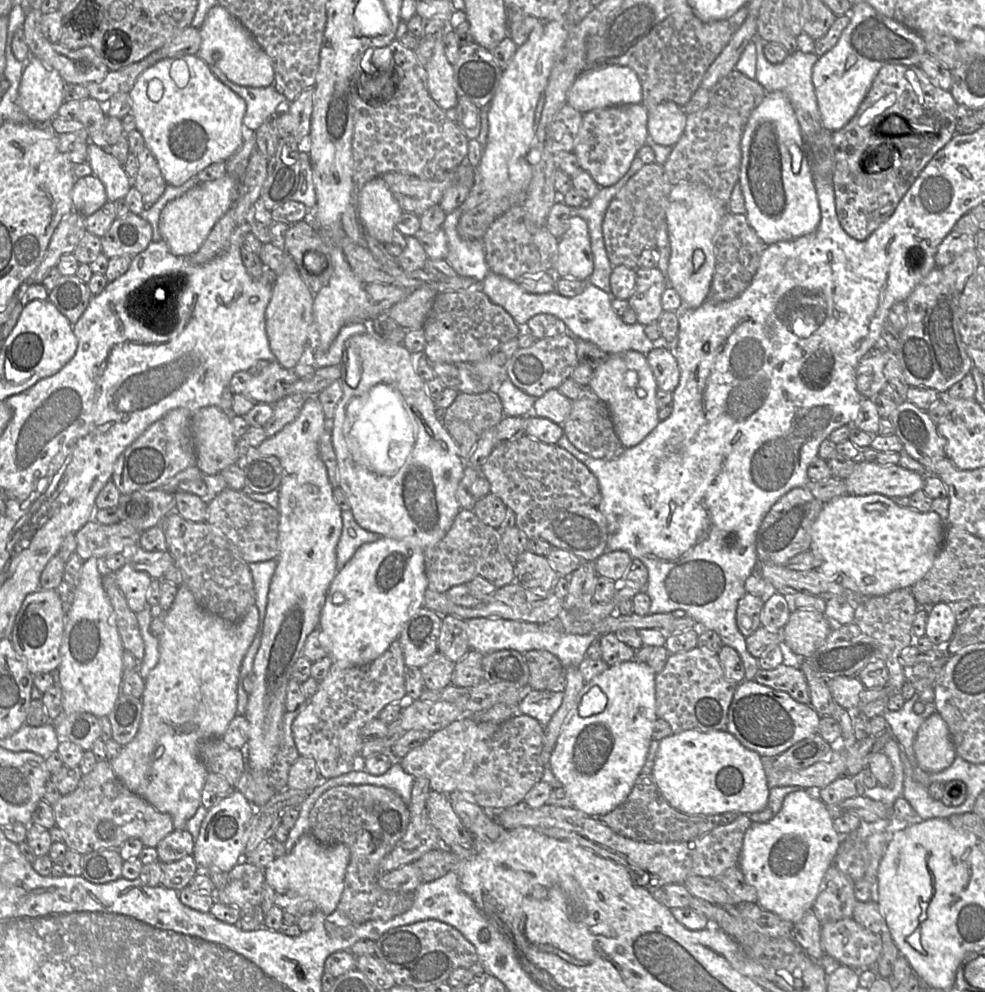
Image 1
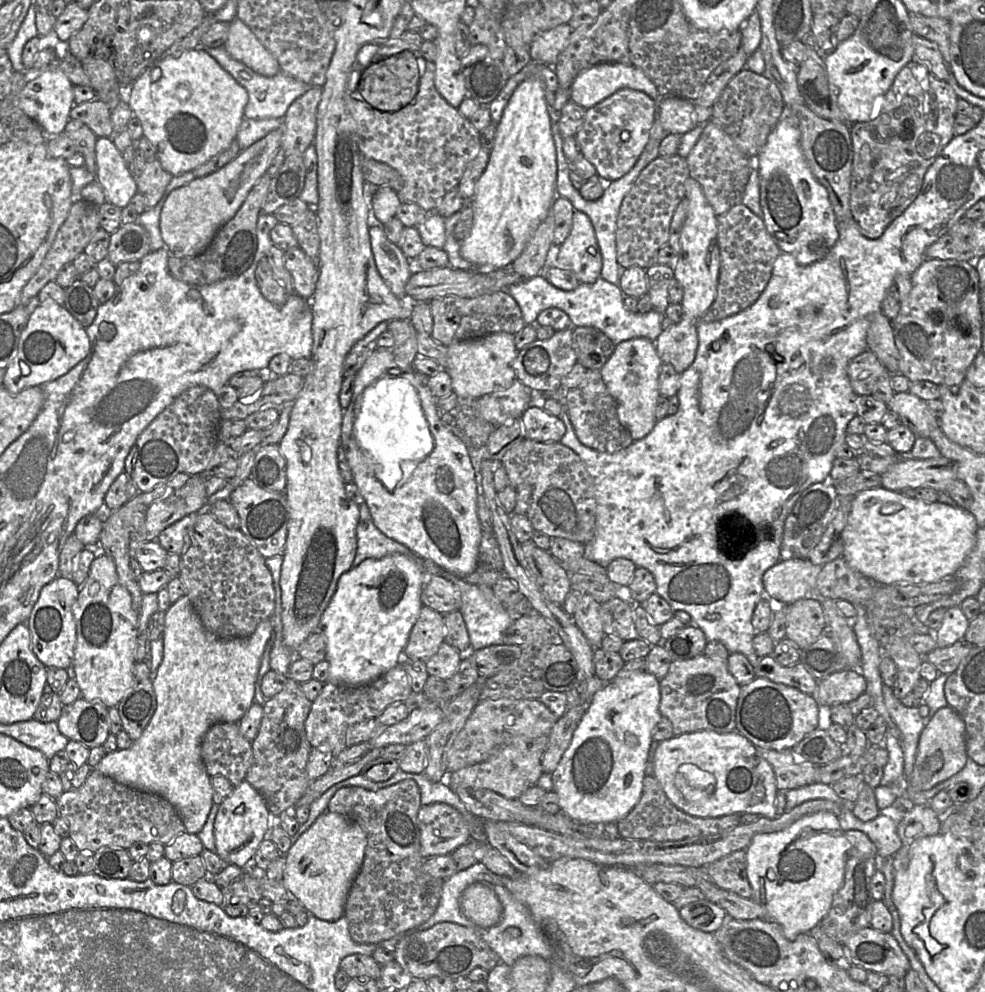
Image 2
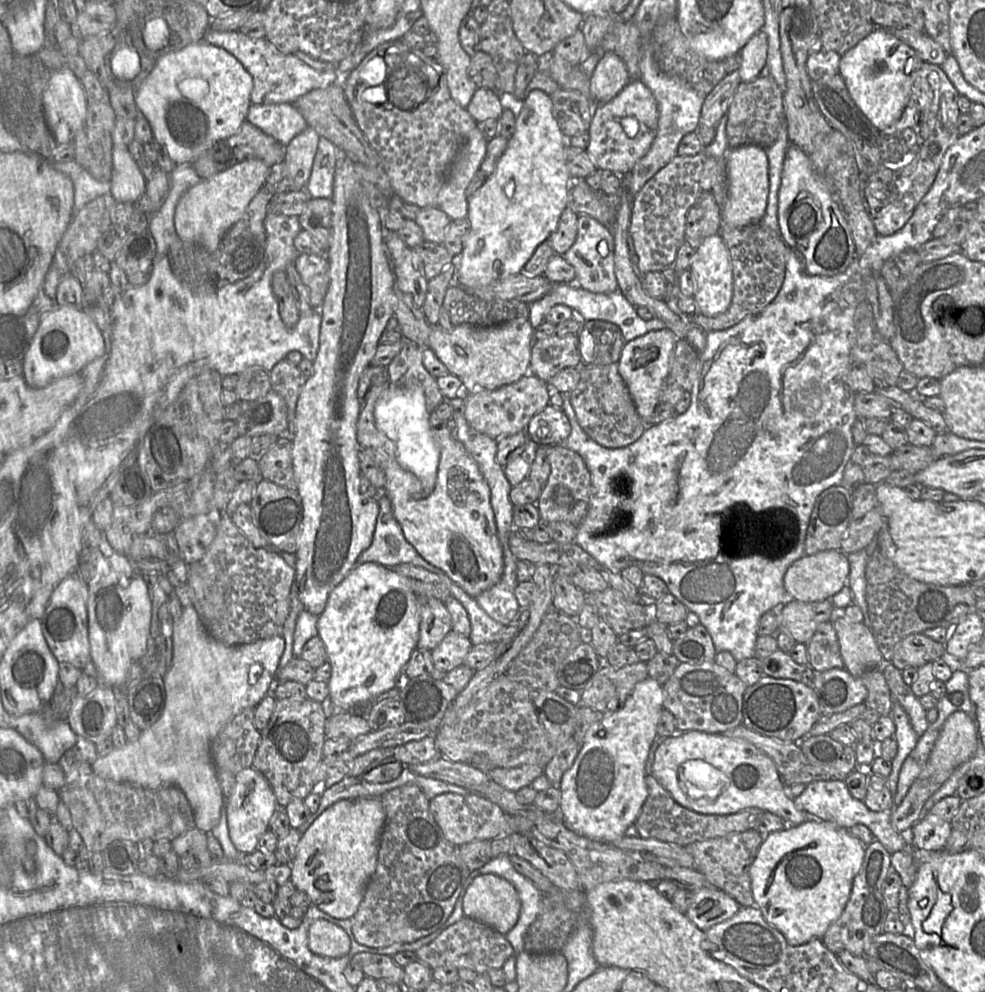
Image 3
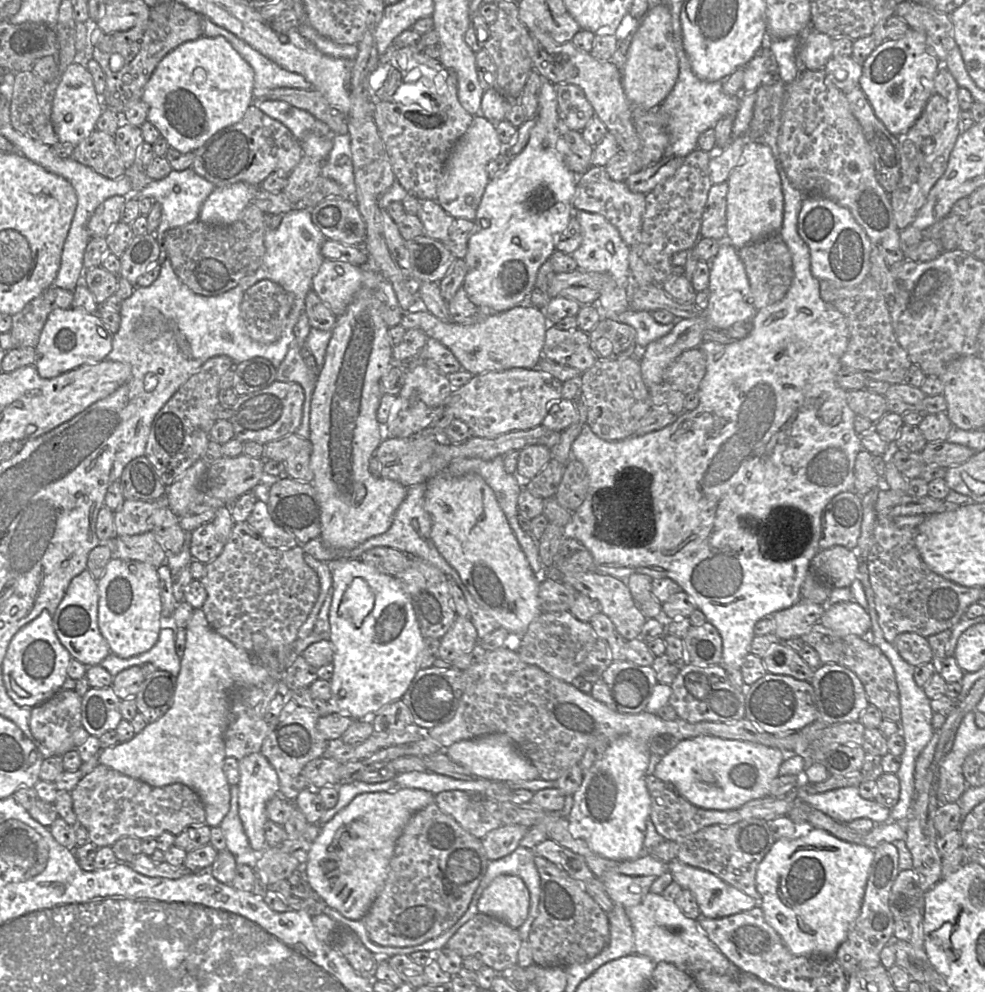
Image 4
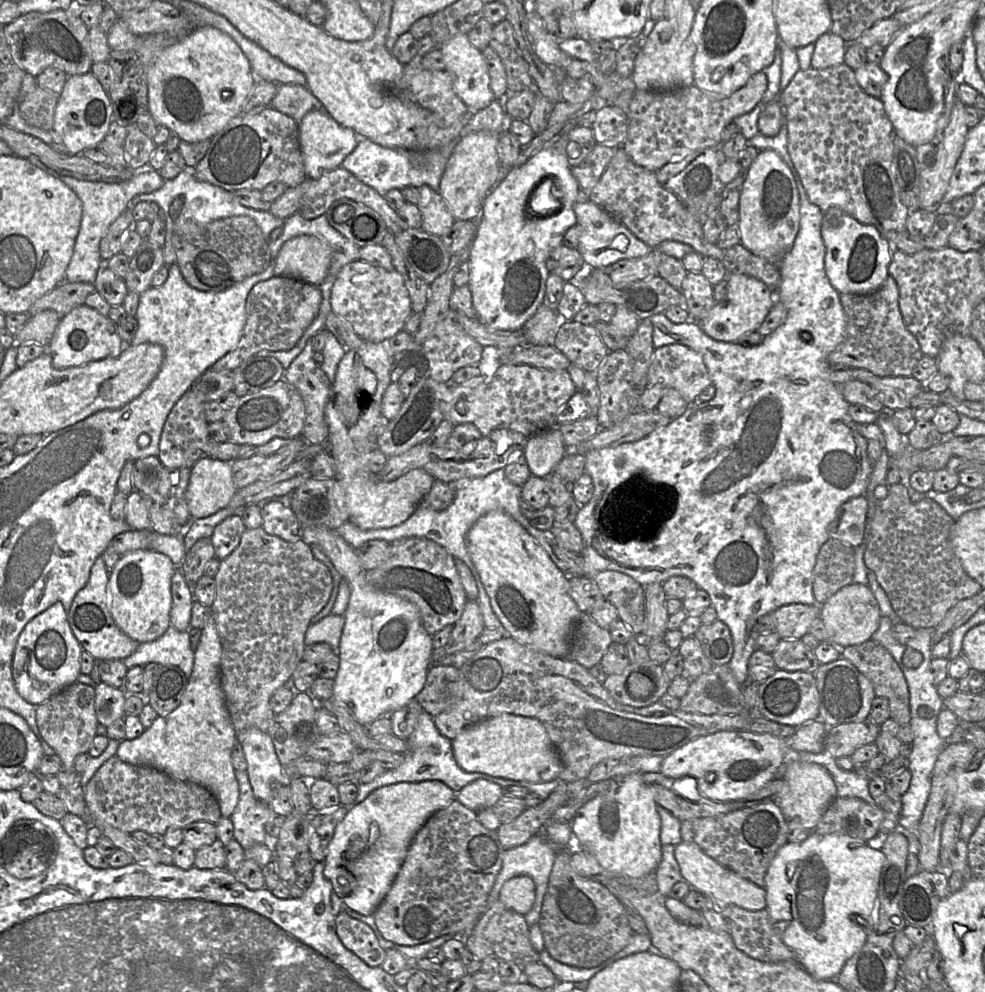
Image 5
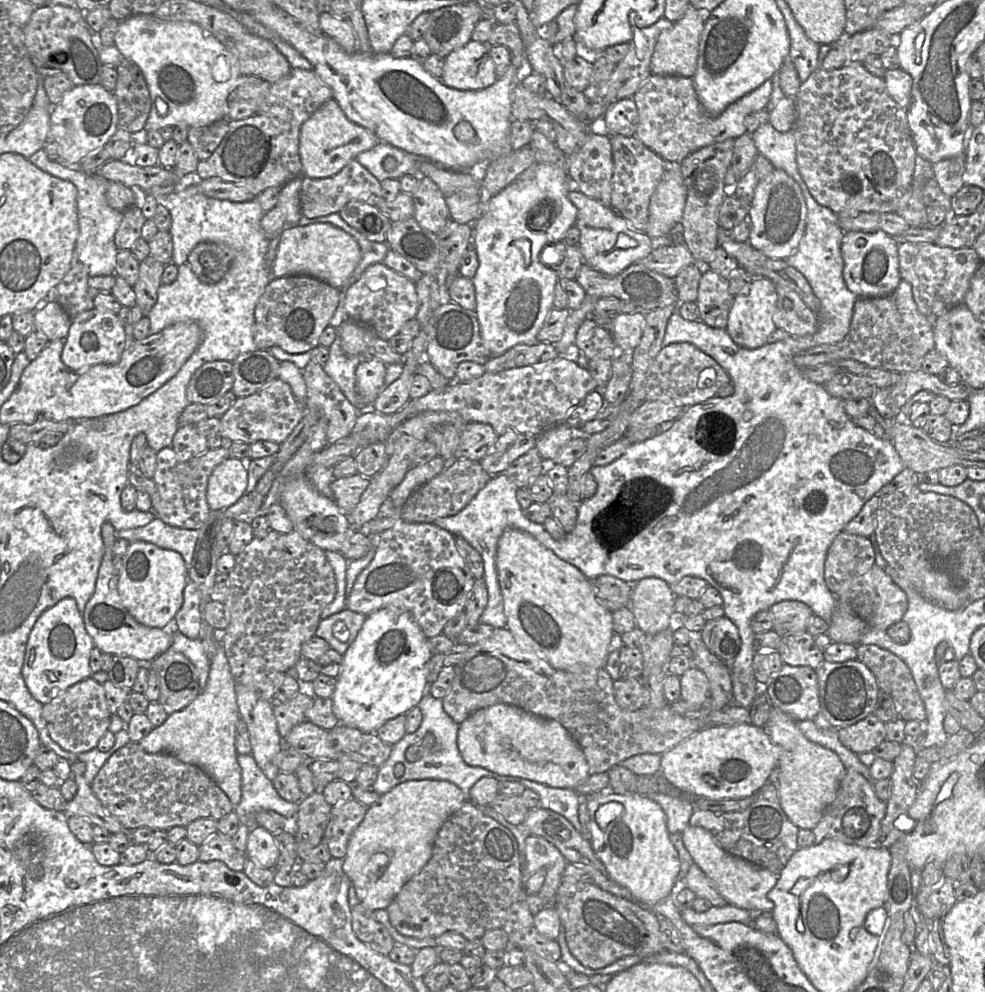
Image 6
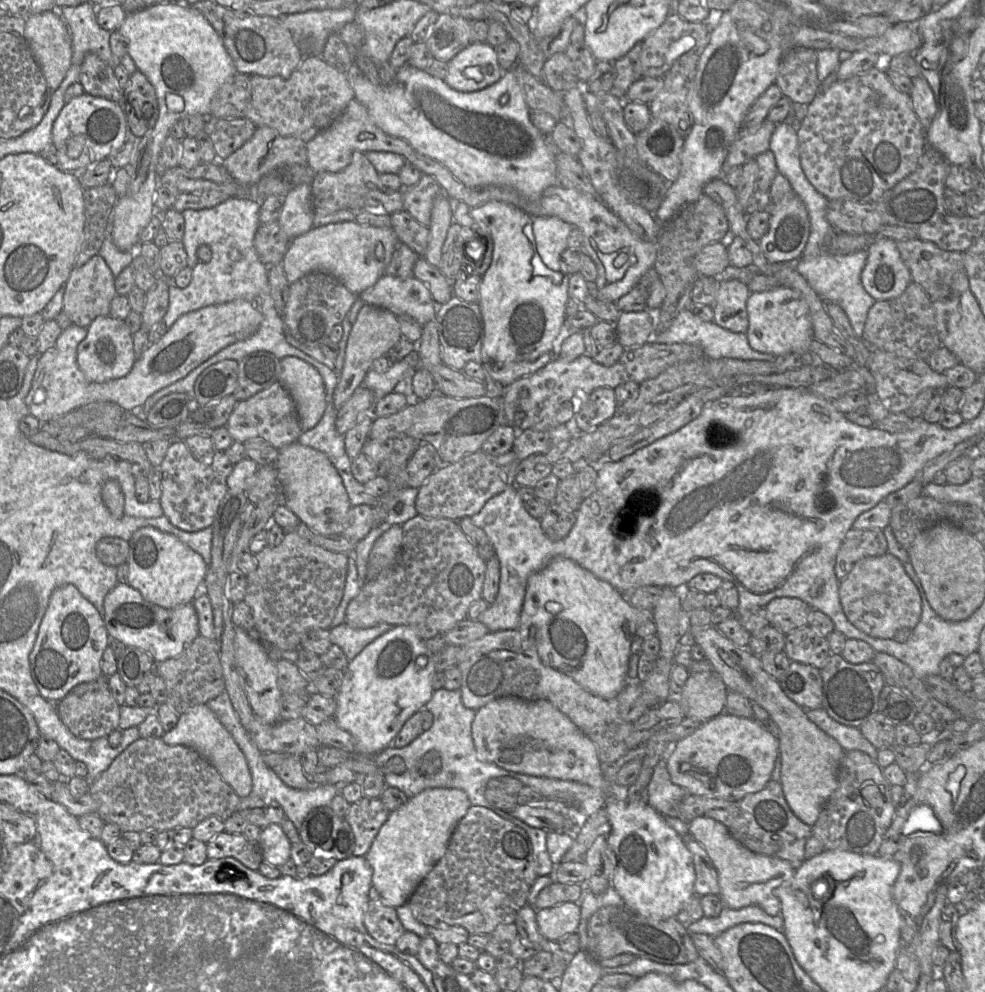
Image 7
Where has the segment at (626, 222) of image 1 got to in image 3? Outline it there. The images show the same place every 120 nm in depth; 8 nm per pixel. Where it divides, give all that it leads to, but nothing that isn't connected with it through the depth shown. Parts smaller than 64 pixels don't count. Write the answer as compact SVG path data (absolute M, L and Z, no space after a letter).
M701 154L677 155L646 182L634 197L629 234L640 274L662 272L674 264L679 248L685 243L687 213L702 192L700 177L704 161Z

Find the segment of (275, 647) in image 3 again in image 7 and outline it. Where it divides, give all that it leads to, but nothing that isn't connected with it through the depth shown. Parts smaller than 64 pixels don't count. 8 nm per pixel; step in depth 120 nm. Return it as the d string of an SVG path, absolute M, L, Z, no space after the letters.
M206 704L197 705L181 714L177 725L165 732L161 738L168 745L183 745L196 750L218 770L240 798L250 795L253 784L245 755L229 731Z

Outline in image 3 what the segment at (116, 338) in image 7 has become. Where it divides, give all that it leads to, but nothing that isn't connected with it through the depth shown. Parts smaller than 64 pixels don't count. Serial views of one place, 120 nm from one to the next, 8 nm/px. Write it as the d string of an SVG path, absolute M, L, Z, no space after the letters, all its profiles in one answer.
M58 305L40 317L38 329L22 361L23 375L28 386L45 387L57 379L79 373L104 352L102 331L92 318L79 309Z

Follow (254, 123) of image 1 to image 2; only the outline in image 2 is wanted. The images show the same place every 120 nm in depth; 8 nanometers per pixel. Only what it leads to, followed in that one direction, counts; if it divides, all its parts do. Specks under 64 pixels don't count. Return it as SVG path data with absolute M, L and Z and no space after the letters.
M223 46L207 49L207 52L247 90L249 100L244 111L245 118L283 118L290 105L311 88L306 83L288 76L282 71L272 77L260 75L242 62L233 59Z

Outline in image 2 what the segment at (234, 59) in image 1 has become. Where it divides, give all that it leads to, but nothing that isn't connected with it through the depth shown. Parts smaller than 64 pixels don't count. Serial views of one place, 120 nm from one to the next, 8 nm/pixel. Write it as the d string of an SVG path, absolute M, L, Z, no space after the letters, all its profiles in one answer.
M237 17L229 23L223 47L233 59L242 62L260 75L272 77L280 71L277 59Z

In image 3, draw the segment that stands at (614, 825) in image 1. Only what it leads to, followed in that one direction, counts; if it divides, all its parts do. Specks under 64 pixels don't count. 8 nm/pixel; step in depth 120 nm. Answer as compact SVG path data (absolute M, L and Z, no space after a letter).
M646 775L645 782L648 796L633 825L637 836L643 839L656 839L685 847L696 841L756 829L764 813L764 811L759 808L747 808L737 813L727 815L696 813L678 804L653 775Z

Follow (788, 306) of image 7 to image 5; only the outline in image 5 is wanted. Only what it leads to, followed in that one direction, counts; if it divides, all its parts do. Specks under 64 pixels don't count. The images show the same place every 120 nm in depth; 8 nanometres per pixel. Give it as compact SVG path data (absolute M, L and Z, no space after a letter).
M729 273L725 279L727 291L724 298L710 310L708 315L697 321L701 329L711 338L738 343L746 334L756 332L774 305L774 291L763 281L739 273Z

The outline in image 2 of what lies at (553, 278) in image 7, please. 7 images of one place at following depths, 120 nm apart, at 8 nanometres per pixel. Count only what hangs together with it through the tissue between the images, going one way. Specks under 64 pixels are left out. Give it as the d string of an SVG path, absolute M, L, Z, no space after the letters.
M527 79L515 89L500 121L496 125L493 148L473 197L468 201L473 211L473 224L460 247L461 256L477 269L511 268L521 255L539 224L547 217L556 198L557 157L543 83Z

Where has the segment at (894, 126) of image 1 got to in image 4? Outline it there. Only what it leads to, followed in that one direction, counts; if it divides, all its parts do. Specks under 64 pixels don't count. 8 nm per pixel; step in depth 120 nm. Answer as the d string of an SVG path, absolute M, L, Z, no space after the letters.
M944 66L940 67L935 76L933 93L920 117L906 133L896 136L902 148L901 178L889 196L899 230L911 225L925 204L931 188L947 168L951 151L961 134L958 90L959 86L952 74Z

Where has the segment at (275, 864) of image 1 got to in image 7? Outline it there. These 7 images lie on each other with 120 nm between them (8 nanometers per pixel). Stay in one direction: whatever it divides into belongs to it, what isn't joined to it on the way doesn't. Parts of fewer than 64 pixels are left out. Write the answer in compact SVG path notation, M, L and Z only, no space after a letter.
M431 788L390 813L365 855L373 870L373 889L384 905L397 908L407 904L418 885L445 855L456 826L471 806L461 789Z

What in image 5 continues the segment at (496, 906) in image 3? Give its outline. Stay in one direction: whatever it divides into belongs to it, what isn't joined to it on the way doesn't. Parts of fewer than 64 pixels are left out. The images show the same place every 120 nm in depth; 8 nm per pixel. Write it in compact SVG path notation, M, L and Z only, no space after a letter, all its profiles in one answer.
M516 876L503 884L499 900L506 908L525 916L531 910L535 896L534 881L528 876Z

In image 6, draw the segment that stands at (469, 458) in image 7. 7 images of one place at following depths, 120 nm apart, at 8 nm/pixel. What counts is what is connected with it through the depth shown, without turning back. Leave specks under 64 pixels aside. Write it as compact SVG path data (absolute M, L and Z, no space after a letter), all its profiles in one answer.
M454 460L448 463L441 473L418 487L408 497L401 508L400 518L407 522L433 522L439 518L453 516L465 508L491 478L479 461Z

